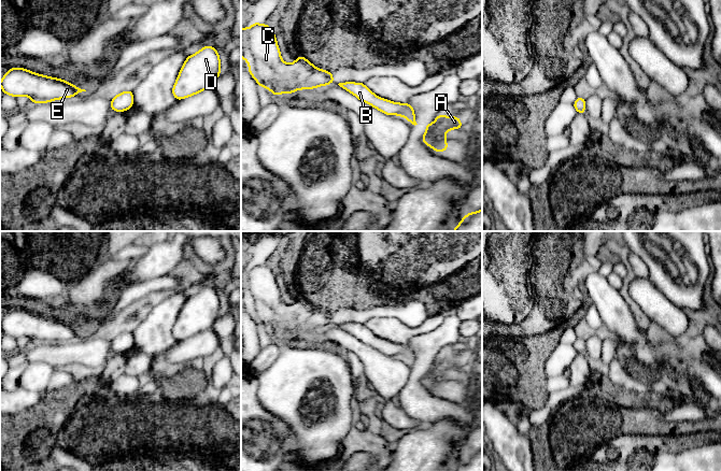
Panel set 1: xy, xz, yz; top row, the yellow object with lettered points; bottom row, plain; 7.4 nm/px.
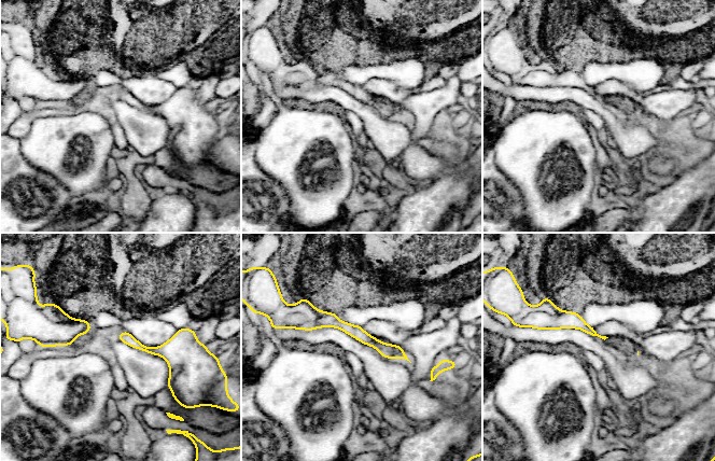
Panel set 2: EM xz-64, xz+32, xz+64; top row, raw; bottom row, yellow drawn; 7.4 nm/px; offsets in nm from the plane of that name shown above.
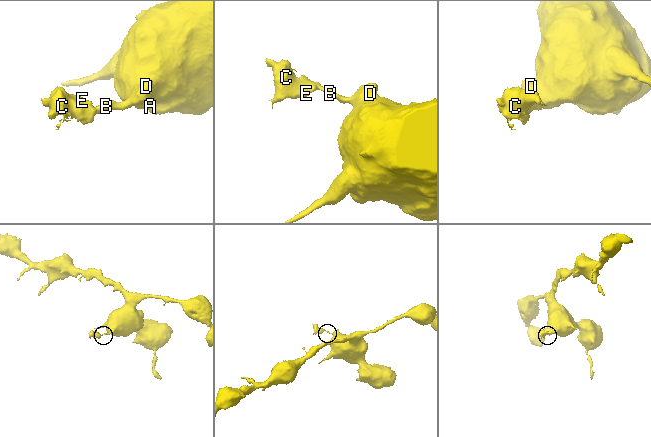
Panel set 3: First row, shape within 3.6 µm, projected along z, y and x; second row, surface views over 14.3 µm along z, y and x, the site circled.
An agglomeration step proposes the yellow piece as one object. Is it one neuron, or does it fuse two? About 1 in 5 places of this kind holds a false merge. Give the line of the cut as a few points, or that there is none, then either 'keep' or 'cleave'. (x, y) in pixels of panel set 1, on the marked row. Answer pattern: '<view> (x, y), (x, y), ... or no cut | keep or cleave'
no cut | keep

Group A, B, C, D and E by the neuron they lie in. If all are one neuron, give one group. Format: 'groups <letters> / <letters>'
groups A B C D E

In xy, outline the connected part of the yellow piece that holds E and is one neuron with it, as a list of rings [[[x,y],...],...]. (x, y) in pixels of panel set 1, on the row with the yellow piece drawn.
[[[10,68],[3,75],[0,86],[3,94],[15,98],[28,96],[33,104],[72,98],[86,91],[65,80],[45,76],[23,68]]]

